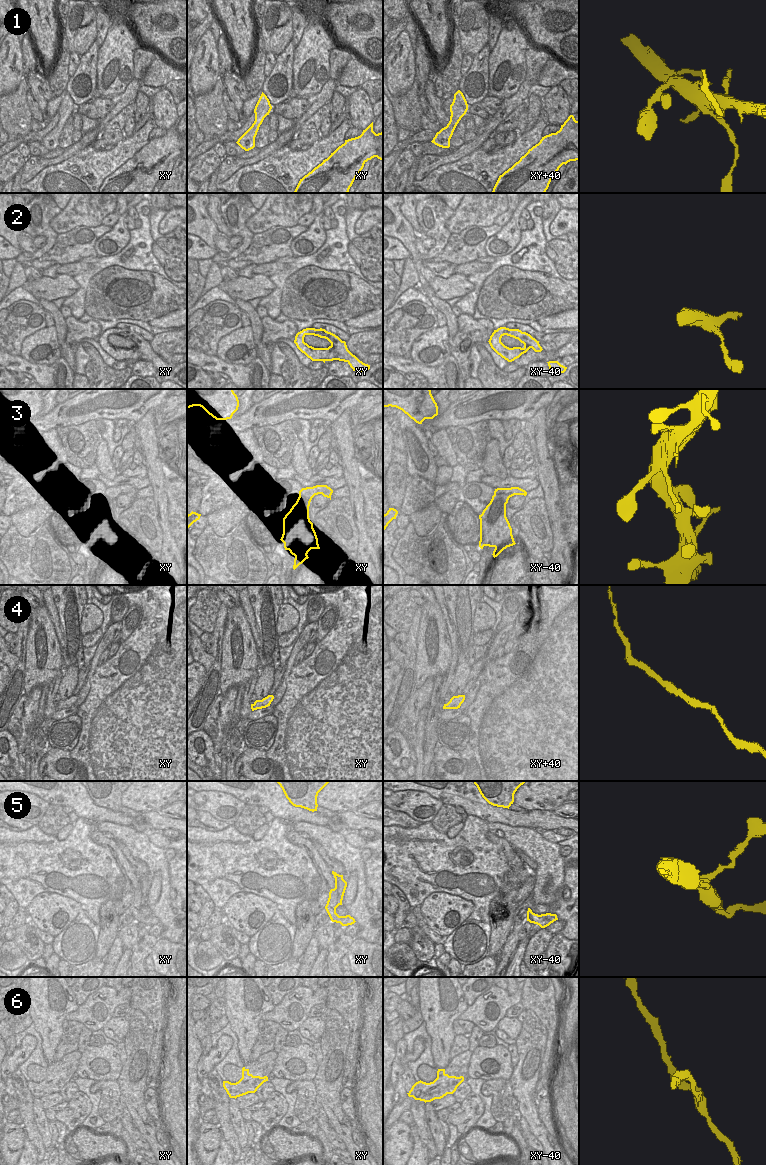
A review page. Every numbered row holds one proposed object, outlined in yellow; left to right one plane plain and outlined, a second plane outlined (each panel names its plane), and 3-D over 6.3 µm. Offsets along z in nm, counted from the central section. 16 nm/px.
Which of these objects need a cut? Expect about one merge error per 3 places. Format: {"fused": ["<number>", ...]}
{"fused": ["5", "6"]}

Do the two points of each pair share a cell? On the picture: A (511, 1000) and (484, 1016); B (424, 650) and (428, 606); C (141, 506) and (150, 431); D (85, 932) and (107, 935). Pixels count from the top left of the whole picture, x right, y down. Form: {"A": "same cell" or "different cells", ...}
{"A": "same cell", "B": "same cell", "C": "different cells", "D": "different cells"}

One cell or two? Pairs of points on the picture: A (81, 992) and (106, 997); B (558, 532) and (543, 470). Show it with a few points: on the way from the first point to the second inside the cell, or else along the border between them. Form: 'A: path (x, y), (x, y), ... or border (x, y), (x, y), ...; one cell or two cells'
A: border (101, 987), (92, 992), (79, 1006); two cells
B: path (554, 517), (550, 485); one cell

